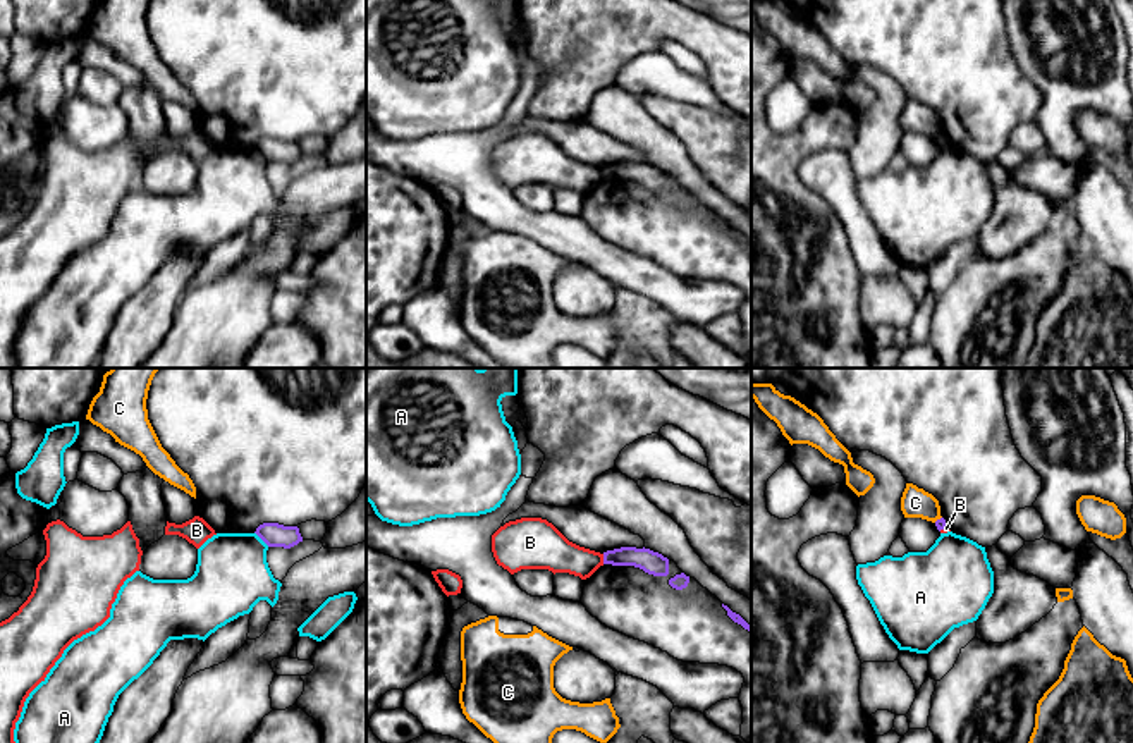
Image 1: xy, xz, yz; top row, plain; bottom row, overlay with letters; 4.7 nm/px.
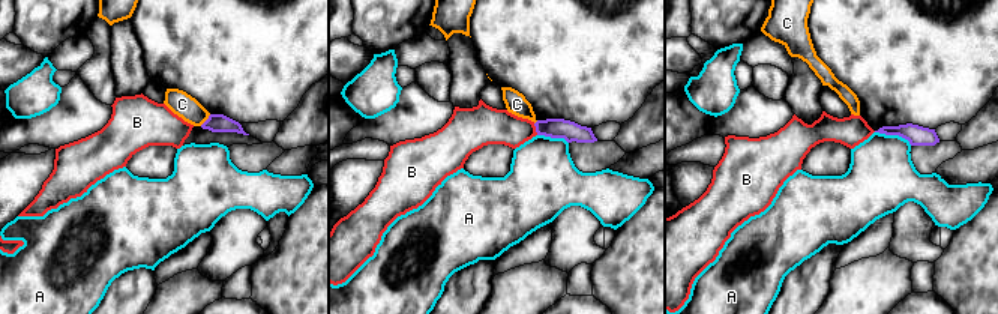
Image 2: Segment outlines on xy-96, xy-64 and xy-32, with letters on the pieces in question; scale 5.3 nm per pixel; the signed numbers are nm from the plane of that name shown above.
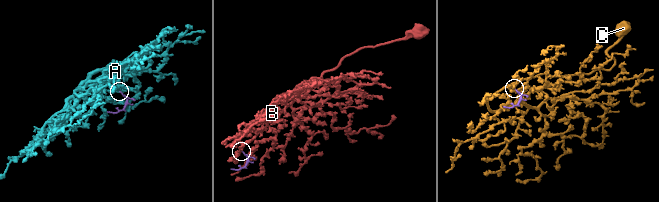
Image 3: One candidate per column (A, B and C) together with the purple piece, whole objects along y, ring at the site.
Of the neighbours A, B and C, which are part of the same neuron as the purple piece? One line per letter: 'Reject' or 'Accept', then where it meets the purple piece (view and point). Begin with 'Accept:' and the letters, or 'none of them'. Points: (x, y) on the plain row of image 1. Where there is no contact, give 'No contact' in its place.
Accept: none of them
A: Reject. Touches purple at xy (262, 153)
B: Reject. Touches purple at xz (604, 174)
C: Reject. Touches purple at yz (937, 135)

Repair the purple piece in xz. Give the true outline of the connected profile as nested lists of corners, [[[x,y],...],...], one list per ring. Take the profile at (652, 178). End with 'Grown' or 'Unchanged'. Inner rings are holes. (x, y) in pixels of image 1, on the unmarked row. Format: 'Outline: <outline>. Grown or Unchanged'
Outline: [[[621,162],[603,167],[603,179],[634,181],[653,191],[669,189],[669,174],[650,163]]]. Unchanged

